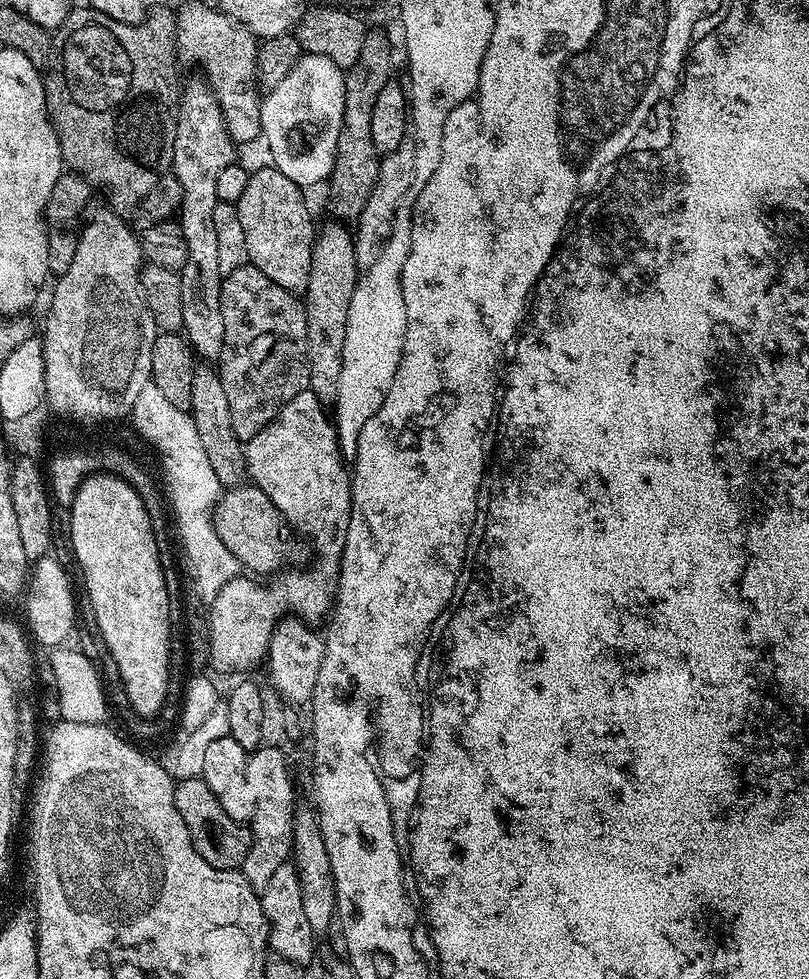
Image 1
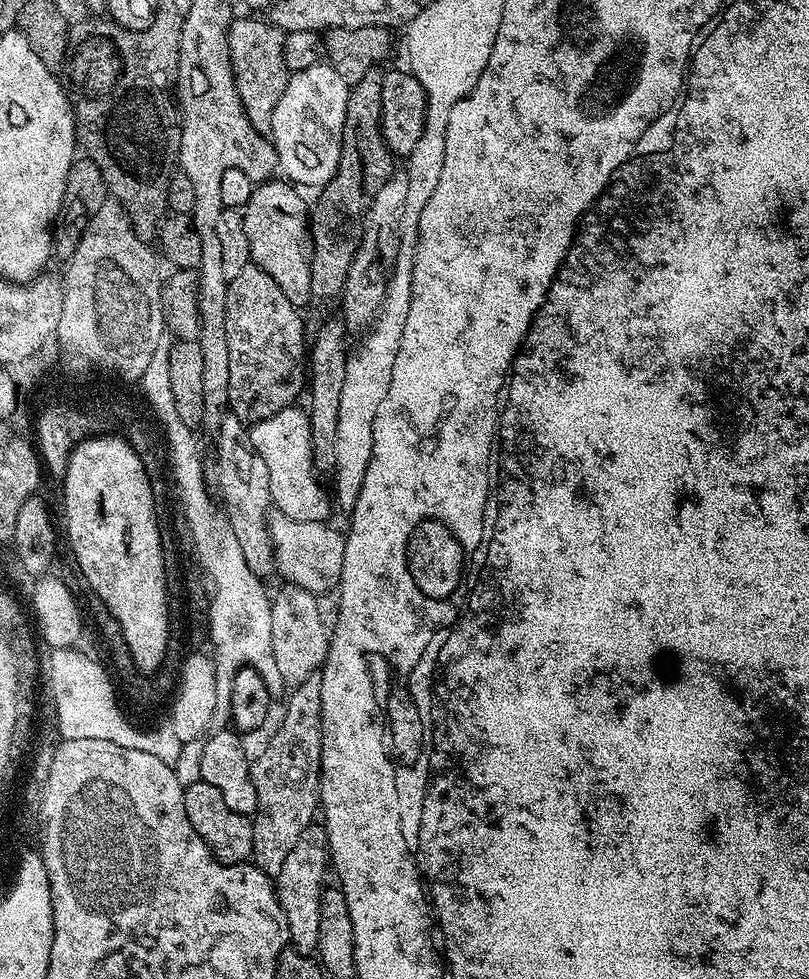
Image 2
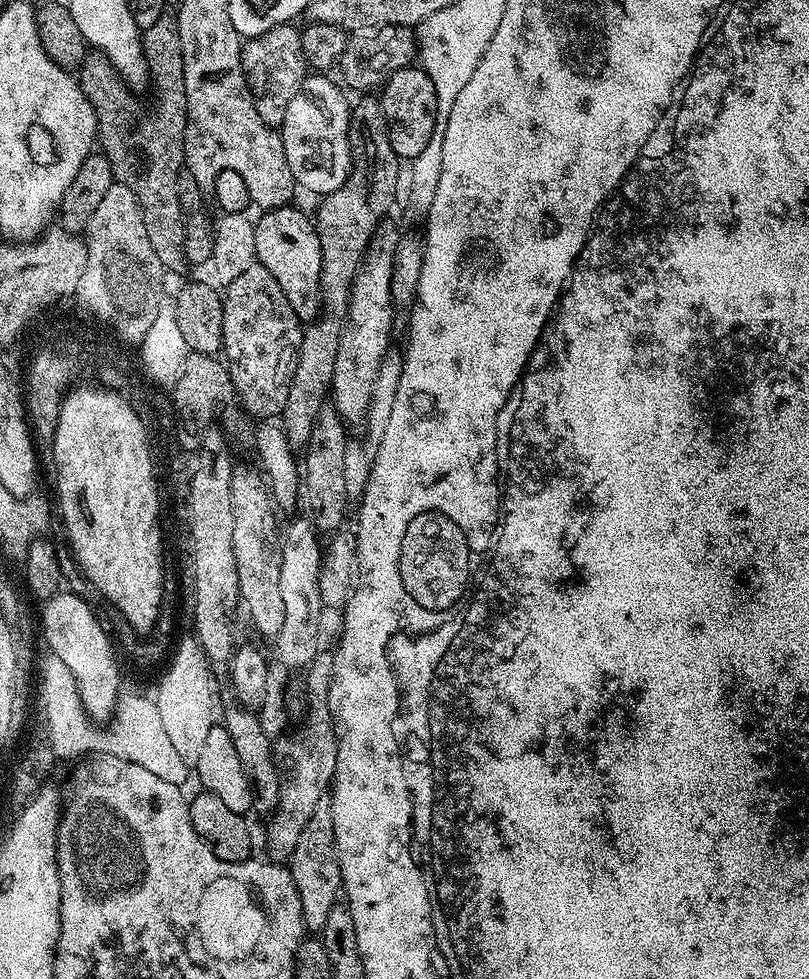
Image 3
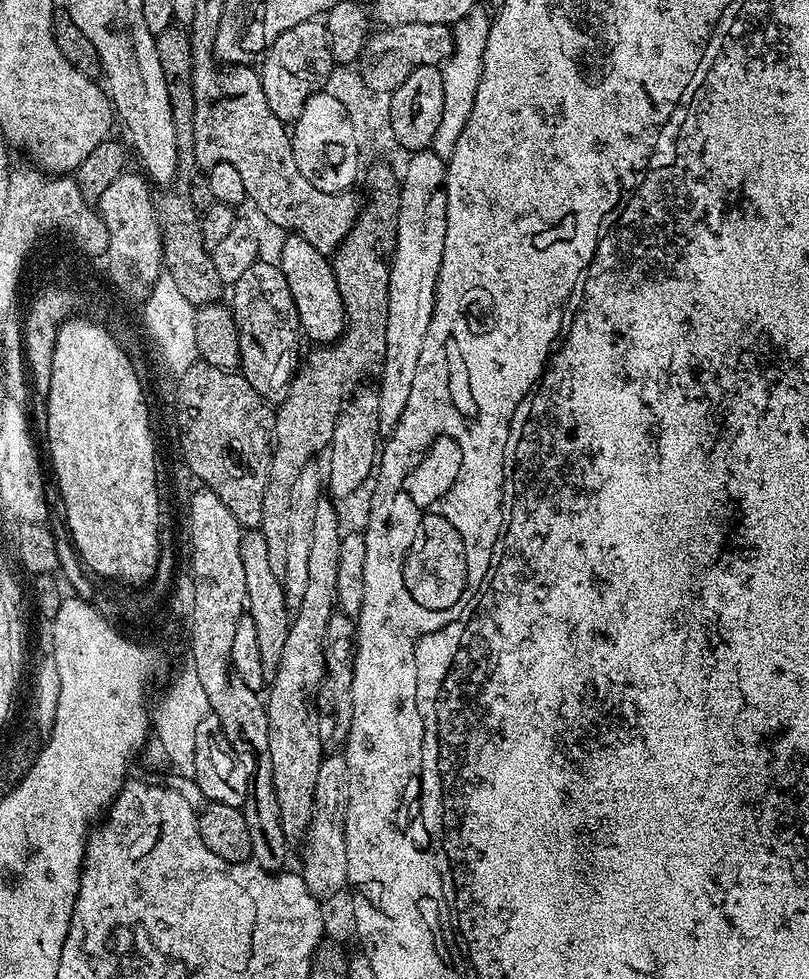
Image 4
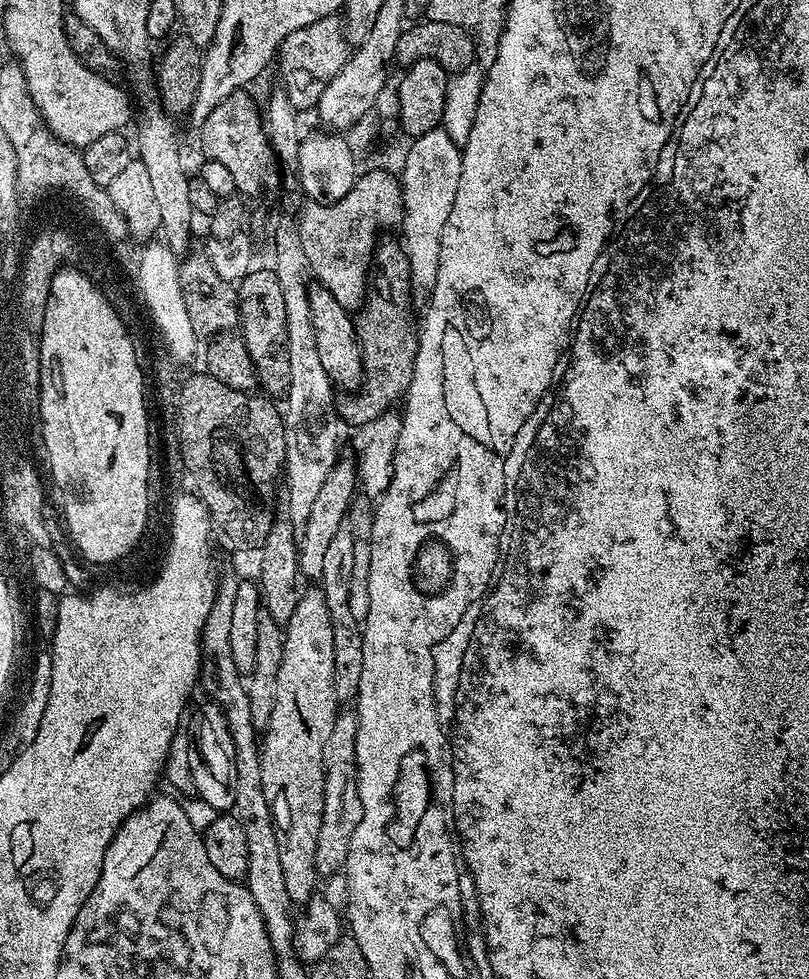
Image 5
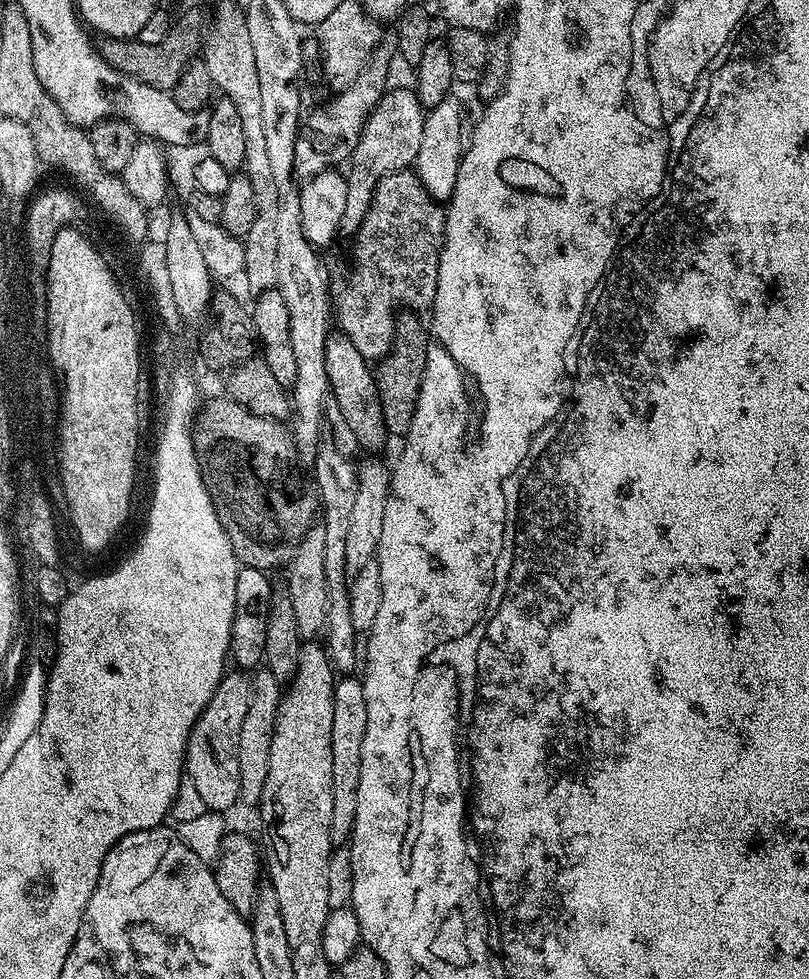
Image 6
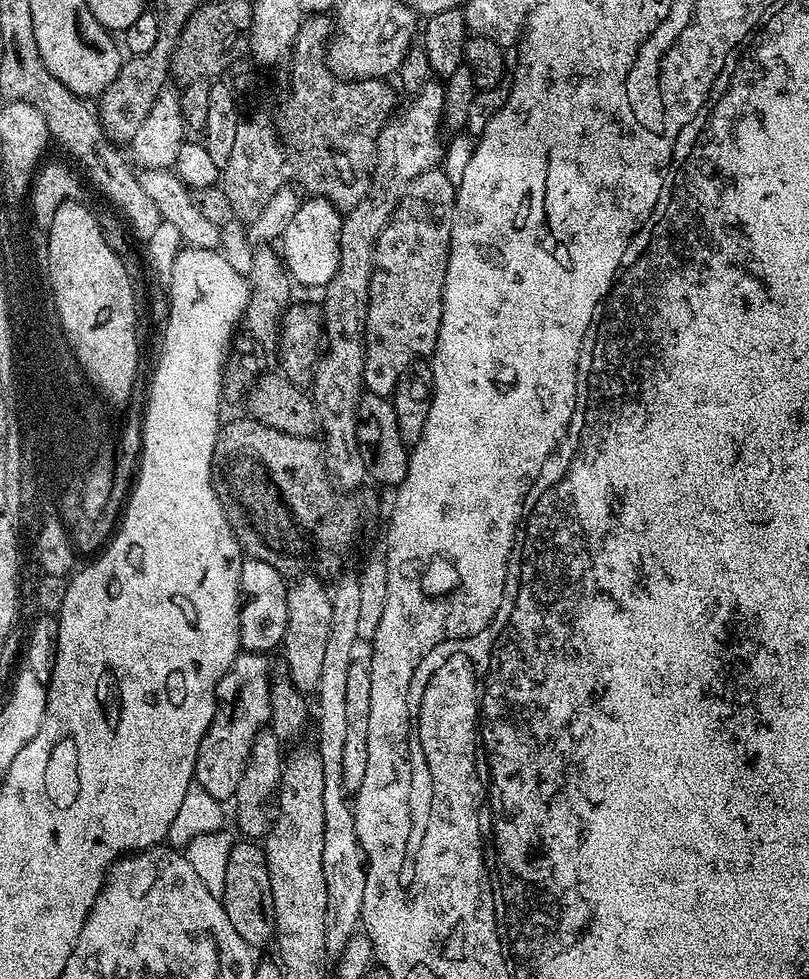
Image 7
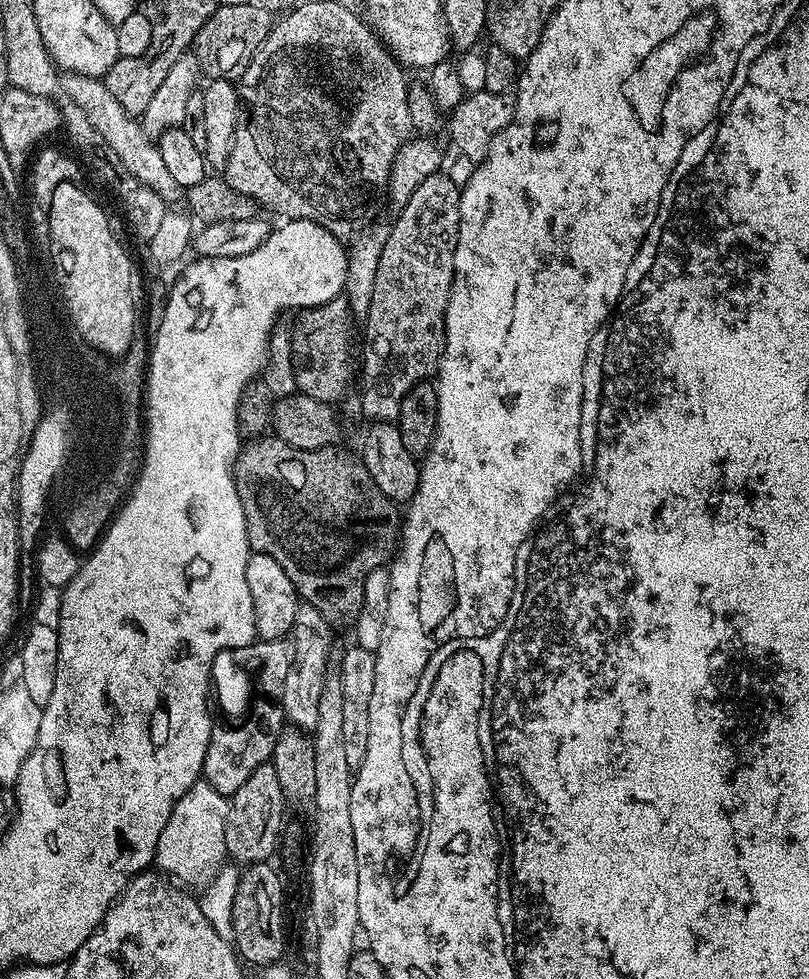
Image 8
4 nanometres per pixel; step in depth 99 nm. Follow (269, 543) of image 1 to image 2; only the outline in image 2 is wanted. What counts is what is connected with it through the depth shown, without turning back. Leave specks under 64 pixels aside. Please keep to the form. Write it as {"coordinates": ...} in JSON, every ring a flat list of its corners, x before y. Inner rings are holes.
{"coordinates":[[279,510,269,511,268,533,272,539,272,549,276,559,276,572,284,575,289,584,297,584,302,590,313,594,328,592,337,587,342,574,344,561,345,533,329,525,323,520,306,522,295,520]]}

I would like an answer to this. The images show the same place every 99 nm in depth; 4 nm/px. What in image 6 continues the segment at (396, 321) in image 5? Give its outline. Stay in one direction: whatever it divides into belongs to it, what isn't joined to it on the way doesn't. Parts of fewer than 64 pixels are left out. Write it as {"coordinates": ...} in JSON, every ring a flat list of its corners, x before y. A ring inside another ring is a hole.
{"coordinates":[[404,310,399,313,396,322,396,337,392,339,392,351,384,355,384,359,375,365,376,385,384,411,384,421,388,427,389,437,403,438,410,430,410,422,414,418,414,410,418,406,418,394,422,386,422,378,426,374,426,358,428,357,428,338,426,324,420,321,419,315]]}

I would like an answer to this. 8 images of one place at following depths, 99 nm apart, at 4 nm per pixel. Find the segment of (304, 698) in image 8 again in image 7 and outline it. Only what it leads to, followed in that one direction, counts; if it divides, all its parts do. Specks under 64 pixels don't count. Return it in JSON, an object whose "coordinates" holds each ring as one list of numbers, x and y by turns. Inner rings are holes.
{"coordinates":[[305,574,289,583,286,594,286,634,282,645,283,663,288,666,288,677,303,694,315,693,318,678,322,678,322,658,326,638,330,635,330,606,332,594,321,577]]}

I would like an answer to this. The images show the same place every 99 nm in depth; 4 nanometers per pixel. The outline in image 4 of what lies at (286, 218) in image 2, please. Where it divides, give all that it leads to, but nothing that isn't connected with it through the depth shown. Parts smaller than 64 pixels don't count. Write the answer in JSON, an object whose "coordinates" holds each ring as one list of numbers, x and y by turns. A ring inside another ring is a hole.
{"coordinates":[[295,234,283,237,284,245,280,248,278,263,286,278,286,286,290,286,290,298,294,298,294,306,298,310,300,331,308,336,316,346,333,344,344,333,344,307,342,294,338,294,338,282,334,278,331,259,325,253,314,250,306,238]]}

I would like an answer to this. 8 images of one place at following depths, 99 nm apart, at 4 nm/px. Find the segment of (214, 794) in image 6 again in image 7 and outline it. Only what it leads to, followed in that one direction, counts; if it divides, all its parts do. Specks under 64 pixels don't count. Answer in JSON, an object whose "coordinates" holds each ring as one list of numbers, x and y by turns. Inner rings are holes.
{"coordinates":[[241,651,234,662,230,662,230,670,220,676,216,687,218,707,212,725,204,732,202,746,198,746,194,777,194,783,202,786,202,790,215,800,228,802,235,797,238,782,242,782,242,774,250,758,250,746,254,746,254,738,268,724,274,671,268,660,265,653]]}

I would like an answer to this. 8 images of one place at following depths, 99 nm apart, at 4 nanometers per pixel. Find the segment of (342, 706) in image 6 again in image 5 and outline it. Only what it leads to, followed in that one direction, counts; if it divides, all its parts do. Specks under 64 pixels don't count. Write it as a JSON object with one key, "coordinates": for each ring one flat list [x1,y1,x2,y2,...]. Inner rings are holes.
{"coordinates":[[337,711,334,730,326,741,324,751,324,777,326,794,322,802,322,826,318,829,318,851,314,853,317,873,321,877,332,876,343,869,350,854,350,838,358,822,362,822,362,798,358,794,358,770,356,769,356,747,358,746,358,718,355,711]]}

